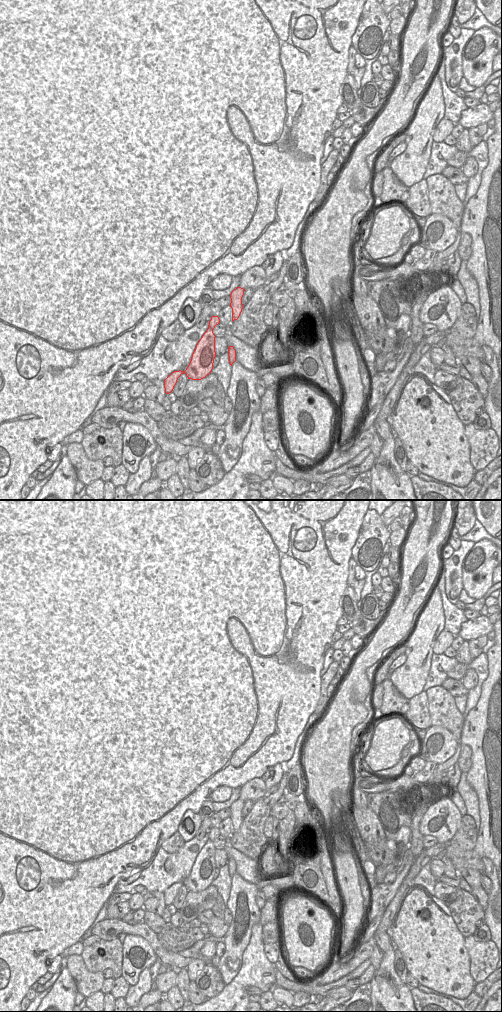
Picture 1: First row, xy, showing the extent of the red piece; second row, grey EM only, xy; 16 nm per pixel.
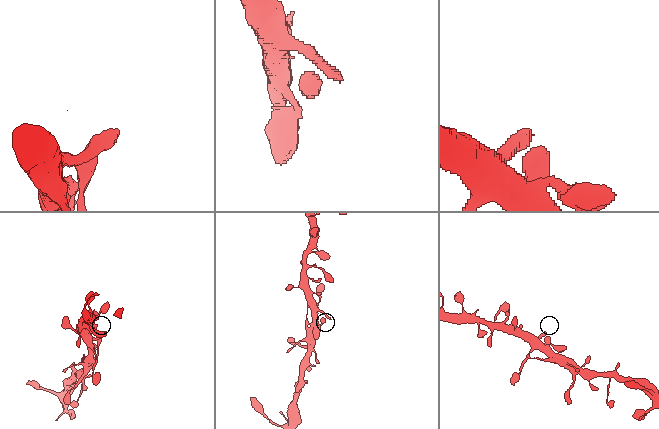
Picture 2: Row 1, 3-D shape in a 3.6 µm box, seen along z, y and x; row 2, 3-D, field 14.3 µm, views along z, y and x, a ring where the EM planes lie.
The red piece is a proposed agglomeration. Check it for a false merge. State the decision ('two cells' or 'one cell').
one cell

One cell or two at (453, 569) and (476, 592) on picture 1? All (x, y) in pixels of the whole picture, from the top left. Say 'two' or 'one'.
two

